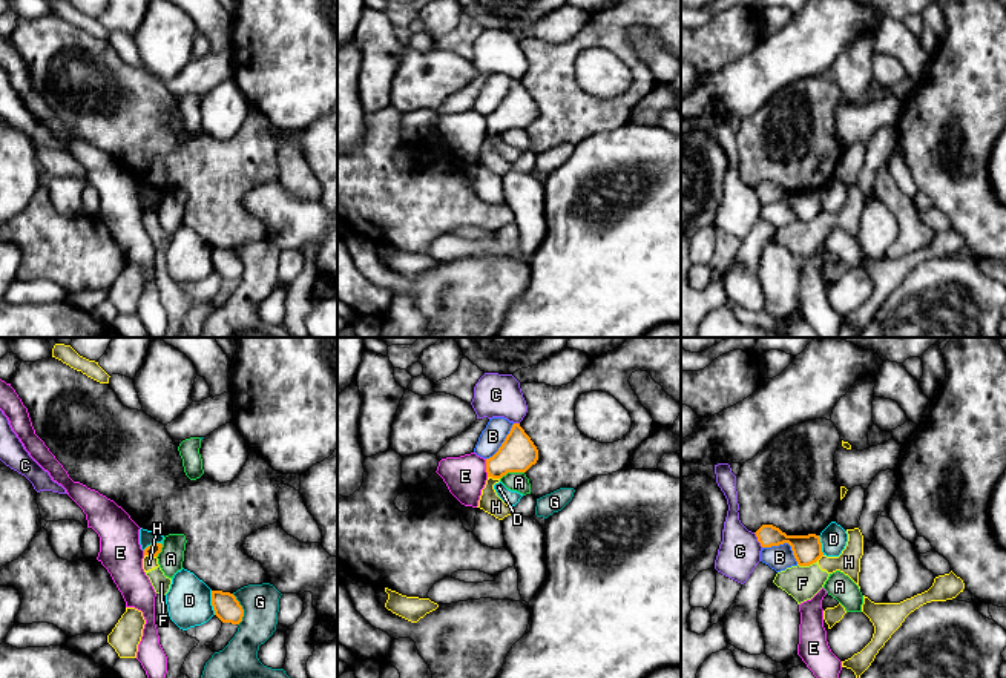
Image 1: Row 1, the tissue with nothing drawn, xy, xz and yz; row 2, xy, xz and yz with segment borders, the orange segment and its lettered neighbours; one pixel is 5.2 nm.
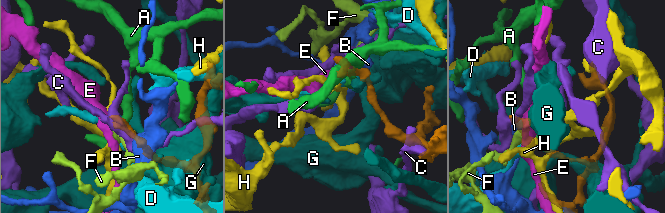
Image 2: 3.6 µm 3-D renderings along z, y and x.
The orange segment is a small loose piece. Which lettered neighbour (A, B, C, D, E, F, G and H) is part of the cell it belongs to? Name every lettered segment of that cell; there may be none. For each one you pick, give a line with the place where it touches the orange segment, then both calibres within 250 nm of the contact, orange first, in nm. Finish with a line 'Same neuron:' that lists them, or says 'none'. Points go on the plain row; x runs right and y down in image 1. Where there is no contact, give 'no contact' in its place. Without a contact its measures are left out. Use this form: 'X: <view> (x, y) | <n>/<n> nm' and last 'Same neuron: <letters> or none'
D: xy (212, 260) | 140/240 nm
Same neuron: D

